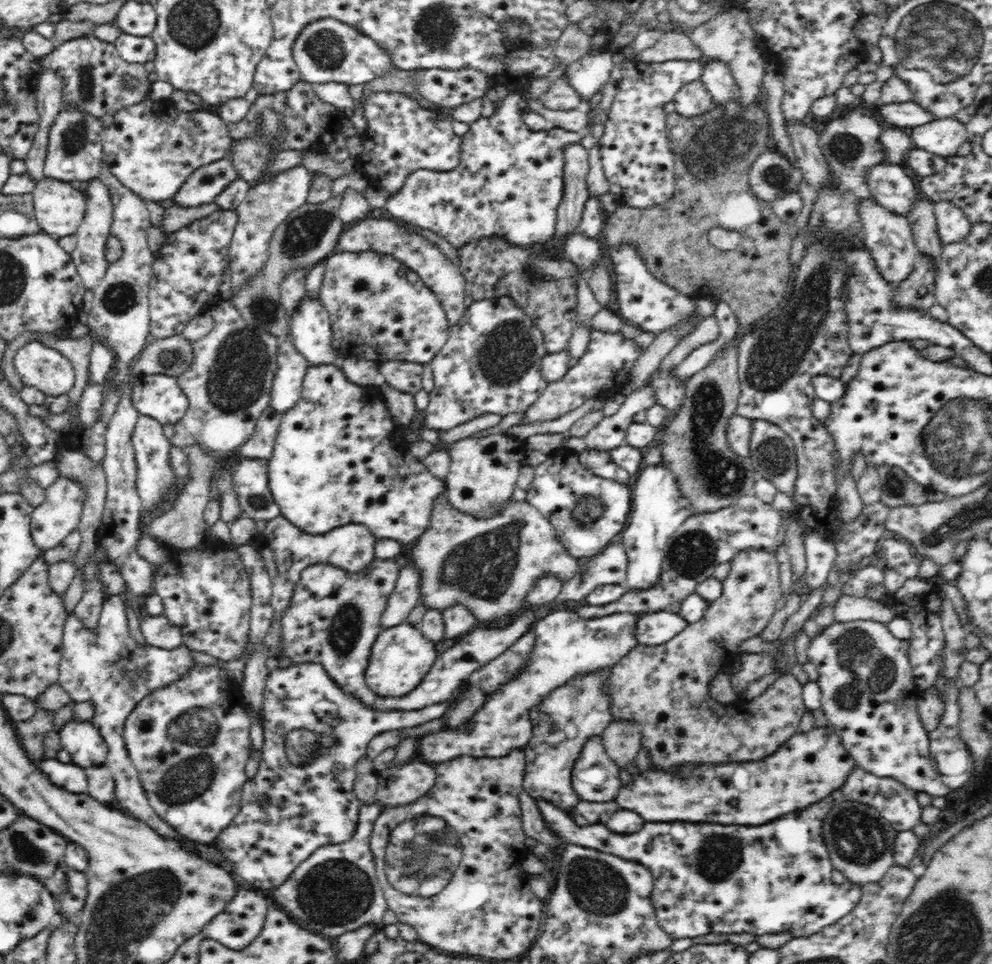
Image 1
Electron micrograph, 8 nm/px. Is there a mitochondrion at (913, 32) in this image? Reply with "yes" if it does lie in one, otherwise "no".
yes

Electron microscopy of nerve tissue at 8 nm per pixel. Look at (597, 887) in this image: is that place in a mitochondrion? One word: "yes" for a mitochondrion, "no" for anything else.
yes

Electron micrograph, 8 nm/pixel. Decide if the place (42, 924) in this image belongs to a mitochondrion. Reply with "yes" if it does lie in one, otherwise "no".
no

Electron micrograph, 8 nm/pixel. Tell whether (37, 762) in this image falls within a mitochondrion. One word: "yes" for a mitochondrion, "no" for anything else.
no

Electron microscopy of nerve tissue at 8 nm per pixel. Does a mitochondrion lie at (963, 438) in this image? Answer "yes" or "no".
yes

